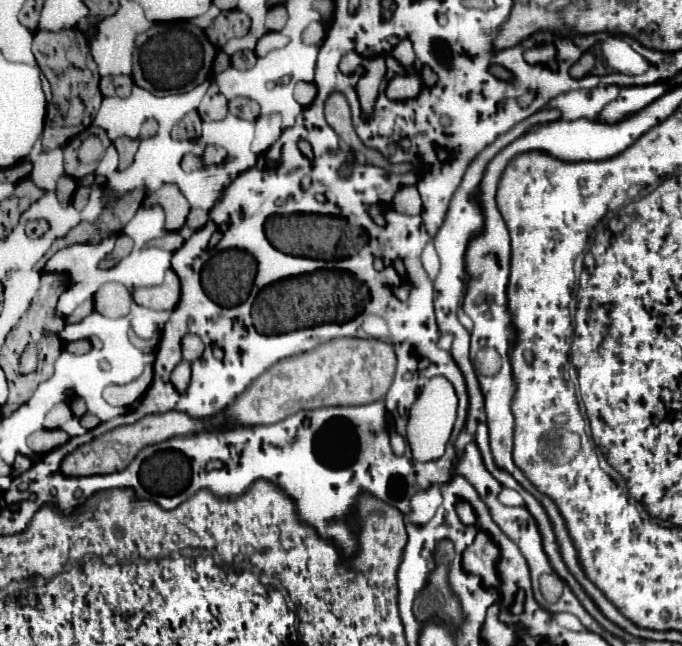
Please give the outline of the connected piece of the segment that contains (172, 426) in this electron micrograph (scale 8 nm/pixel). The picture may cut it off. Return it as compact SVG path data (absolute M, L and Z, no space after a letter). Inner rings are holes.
M166 412L166 414L150 414L144 416L142 420L130 424L130 426L118 426L98 438L94 438L92 442L76 448L72 454L68 454L60 466L64 476L92 476L92 474L112 474L118 470L124 470L134 456L150 444L158 444L164 442L172 436L188 436L192 432L202 430L206 424L200 420L190 418L188 414L182 412Z

